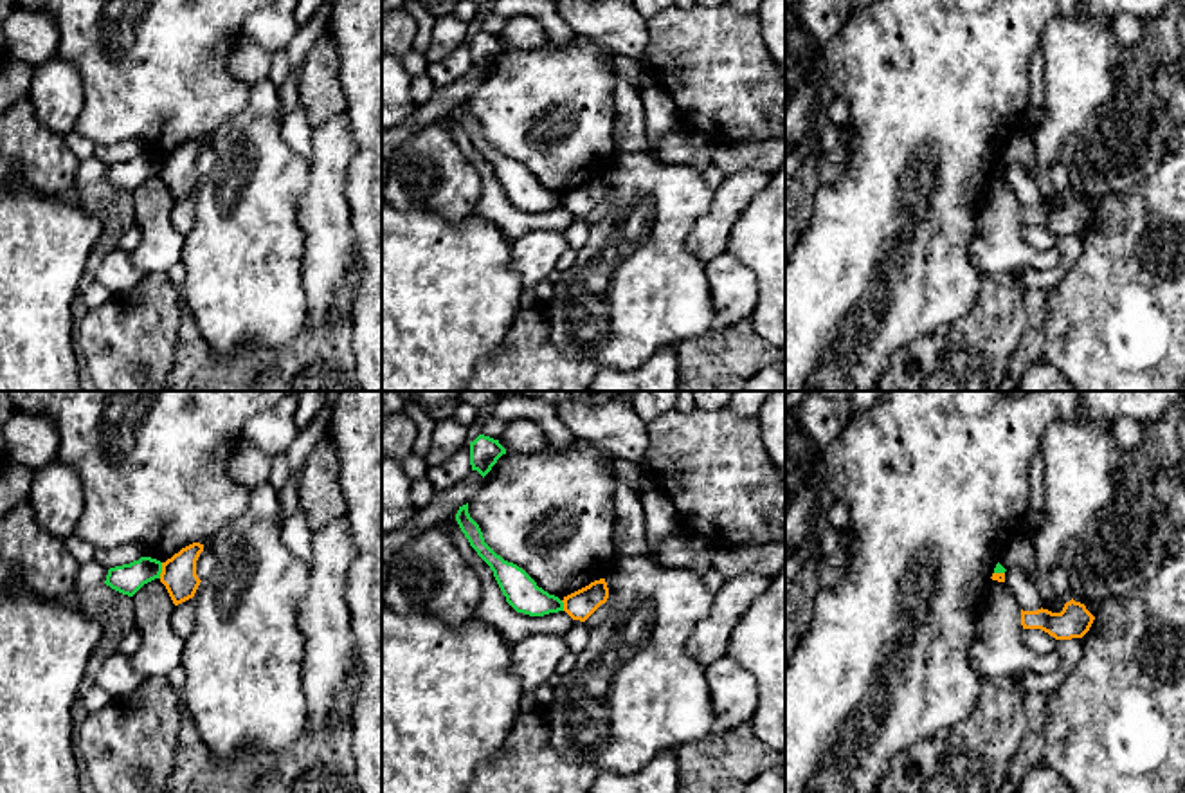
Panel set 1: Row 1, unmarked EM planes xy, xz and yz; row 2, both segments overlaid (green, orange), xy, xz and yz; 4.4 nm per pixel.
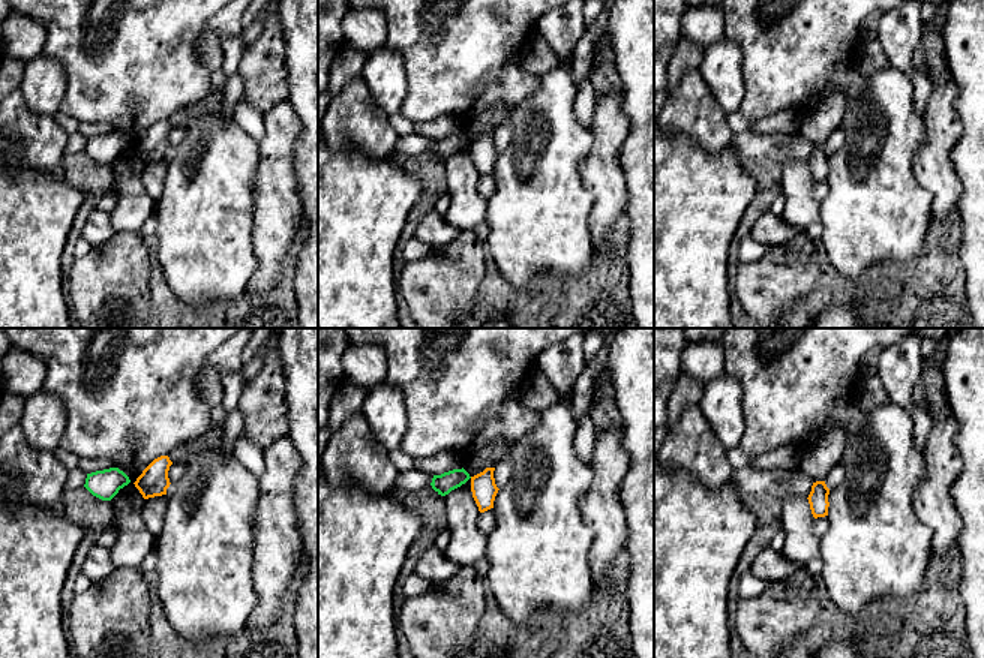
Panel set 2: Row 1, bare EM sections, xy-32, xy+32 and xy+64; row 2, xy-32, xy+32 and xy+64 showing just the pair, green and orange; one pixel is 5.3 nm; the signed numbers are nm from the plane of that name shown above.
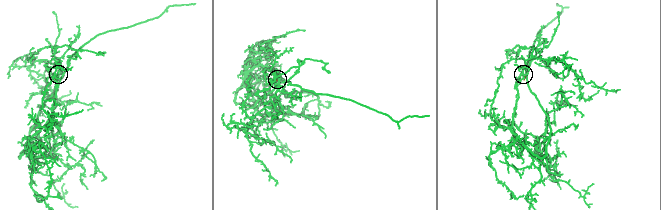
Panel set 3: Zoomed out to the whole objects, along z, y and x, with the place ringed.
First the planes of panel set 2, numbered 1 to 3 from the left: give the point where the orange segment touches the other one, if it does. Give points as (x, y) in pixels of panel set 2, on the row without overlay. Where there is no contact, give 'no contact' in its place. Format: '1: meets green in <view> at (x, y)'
1: no contact
2: no contact
3: no contact

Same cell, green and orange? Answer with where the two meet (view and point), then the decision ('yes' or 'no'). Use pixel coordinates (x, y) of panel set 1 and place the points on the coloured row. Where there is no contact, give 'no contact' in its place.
xy (161, 570) | no

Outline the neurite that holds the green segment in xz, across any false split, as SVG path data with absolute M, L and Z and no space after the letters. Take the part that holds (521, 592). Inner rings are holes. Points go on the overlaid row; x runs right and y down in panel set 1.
M468 503L459 506L456 521L477 555L490 566L493 577L506 597L506 602L517 611L529 616L544 616L564 611L564 602L544 591L517 564L497 555L483 537L479 524L468 514Z

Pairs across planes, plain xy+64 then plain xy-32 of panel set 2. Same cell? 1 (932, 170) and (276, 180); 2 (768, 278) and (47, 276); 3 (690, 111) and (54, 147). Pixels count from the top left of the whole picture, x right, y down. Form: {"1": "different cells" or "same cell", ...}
{"1": "same cell", "2": "different cells", "3": "same cell"}

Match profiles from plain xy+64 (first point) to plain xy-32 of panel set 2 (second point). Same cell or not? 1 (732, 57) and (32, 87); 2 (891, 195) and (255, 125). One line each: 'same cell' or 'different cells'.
1: same cell
2: different cells

